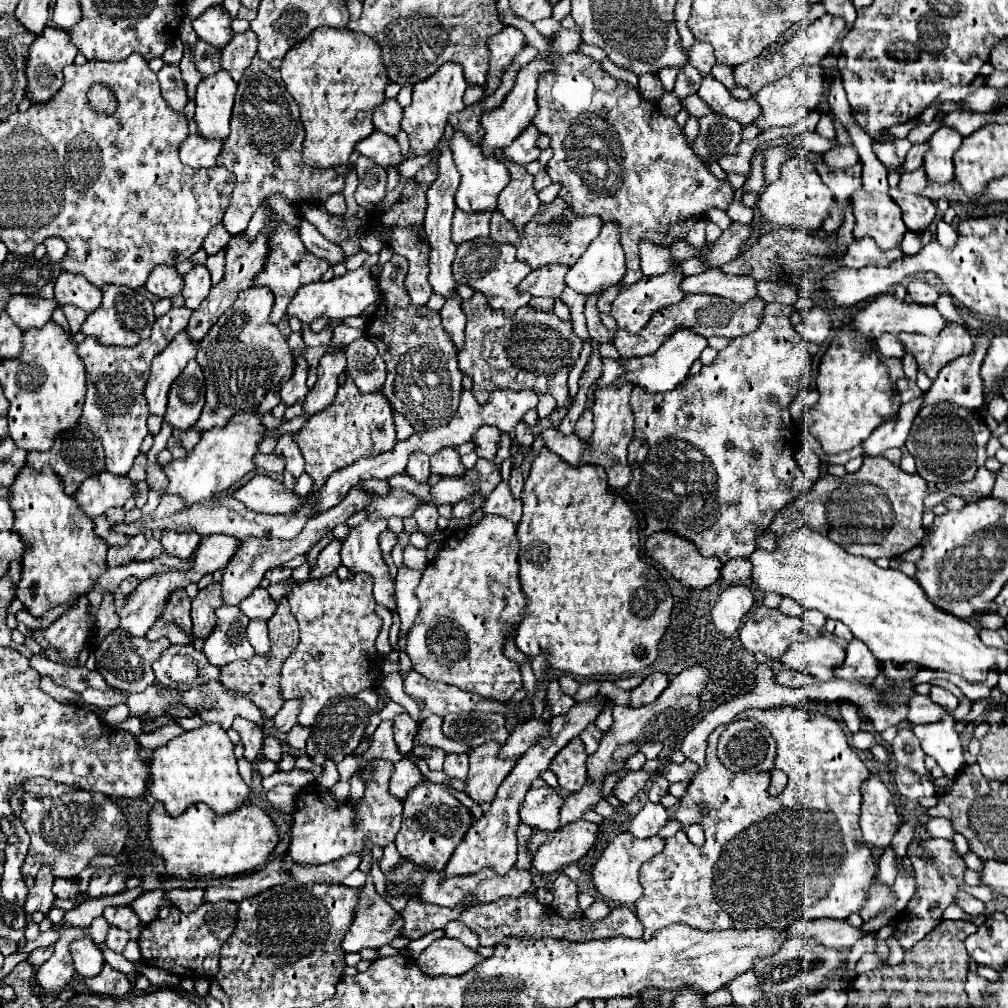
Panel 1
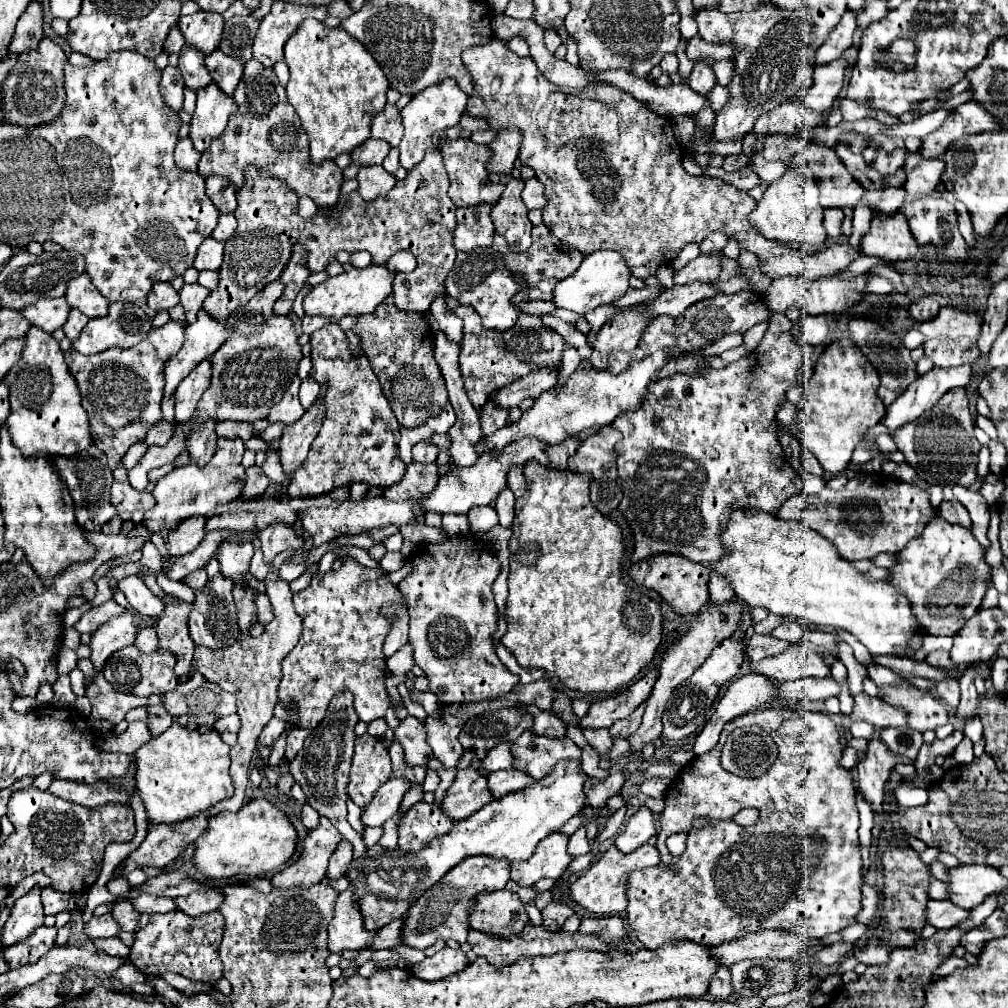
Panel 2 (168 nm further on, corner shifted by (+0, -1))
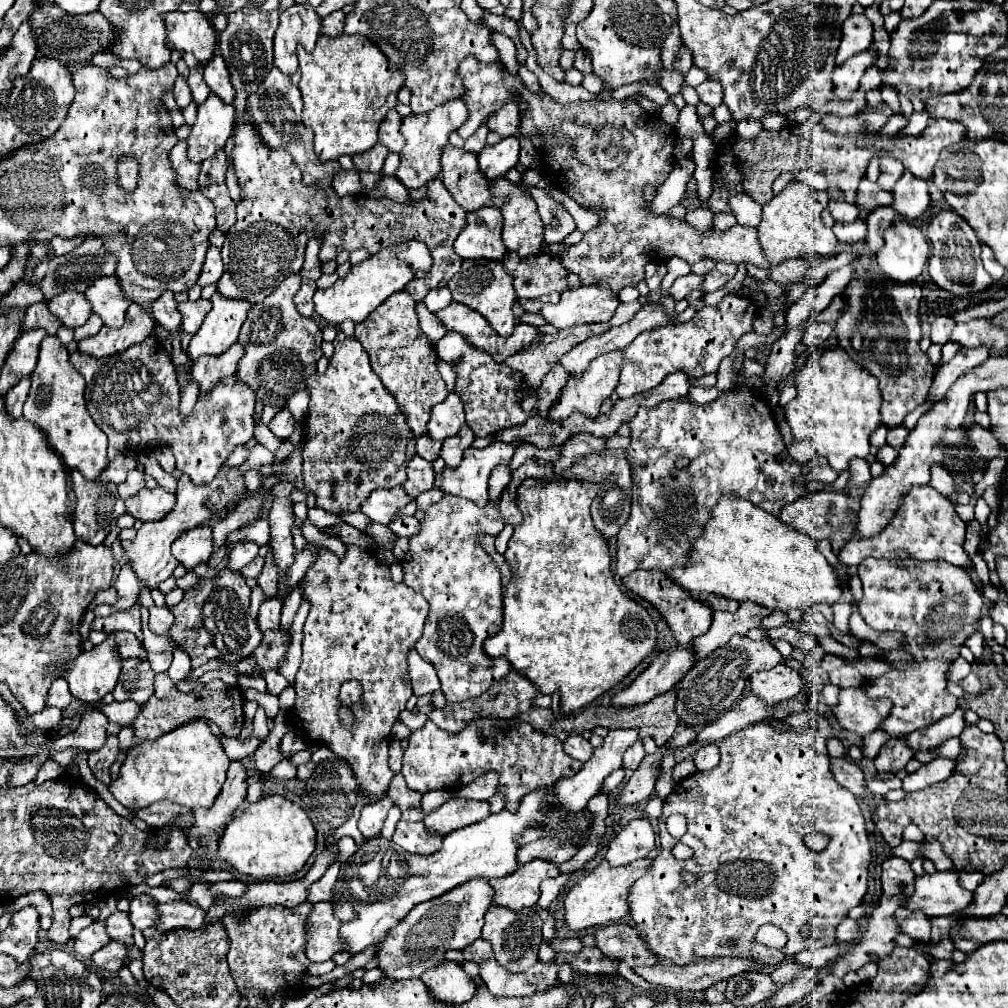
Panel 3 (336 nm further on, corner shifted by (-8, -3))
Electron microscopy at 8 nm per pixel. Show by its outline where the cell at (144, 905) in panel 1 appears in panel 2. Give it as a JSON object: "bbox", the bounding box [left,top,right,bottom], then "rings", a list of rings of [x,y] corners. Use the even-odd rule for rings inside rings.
{"bbox":[111,901,141,931],"rings":[[[119,901],[113,909],[111,909],[113,917],[119,921],[121,929],[125,931],[135,931],[139,925],[139,917],[141,913],[137,913],[137,909],[131,907],[131,901]]]}

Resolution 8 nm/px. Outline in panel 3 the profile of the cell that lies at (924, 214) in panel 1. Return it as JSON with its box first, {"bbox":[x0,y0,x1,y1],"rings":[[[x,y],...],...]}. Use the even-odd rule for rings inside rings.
{"bbox":[927,209,993,295],"rings":[[[941,209],[927,225],[927,239],[931,243],[929,275],[933,283],[953,295],[975,295],[993,285],[981,263],[981,243],[975,231],[951,209]]]}

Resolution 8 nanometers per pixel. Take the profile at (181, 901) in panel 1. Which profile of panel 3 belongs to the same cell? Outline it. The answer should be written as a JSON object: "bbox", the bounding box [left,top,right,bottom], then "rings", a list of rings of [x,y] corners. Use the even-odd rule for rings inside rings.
{"bbox":[129,895,157,931],"rings":[[[137,895],[131,899],[131,911],[129,911],[131,925],[139,931],[153,927],[157,921],[157,909],[153,905],[153,899],[149,895]]]}

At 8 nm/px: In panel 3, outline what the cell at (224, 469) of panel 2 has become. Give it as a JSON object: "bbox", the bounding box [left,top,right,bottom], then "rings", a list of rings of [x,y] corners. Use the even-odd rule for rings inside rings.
{"bbox":[121,469,245,589],"rings":[[[229,469],[229,471],[219,471],[217,479],[213,483],[207,485],[195,485],[187,475],[179,477],[179,485],[177,485],[177,505],[175,509],[163,517],[161,521],[153,521],[153,523],[143,523],[141,529],[137,531],[135,539],[131,541],[123,541],[121,547],[125,551],[125,561],[127,565],[135,571],[139,585],[147,587],[147,589],[155,589],[161,581],[169,579],[173,575],[173,569],[179,565],[179,561],[171,555],[171,543],[185,531],[207,523],[213,515],[227,511],[229,505],[233,505],[235,499],[239,499],[245,493],[245,485],[243,485],[243,475],[241,471]]]}

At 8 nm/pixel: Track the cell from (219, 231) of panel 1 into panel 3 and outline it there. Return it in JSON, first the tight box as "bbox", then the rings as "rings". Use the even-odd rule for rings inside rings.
{"bbox":[197,247,223,287],"rings":[[[209,247],[205,263],[201,267],[201,275],[197,285],[205,287],[205,285],[215,285],[223,275],[223,261],[221,261],[221,251],[217,247]]]}

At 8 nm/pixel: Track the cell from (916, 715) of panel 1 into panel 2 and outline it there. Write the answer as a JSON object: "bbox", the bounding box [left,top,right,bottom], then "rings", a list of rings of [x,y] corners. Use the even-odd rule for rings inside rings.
{"bbox":[851,693,909,729],"rings":[[[859,693],[855,697],[855,707],[853,707],[851,719],[869,721],[879,729],[901,727],[901,725],[907,725],[907,721],[909,721],[909,717],[905,717],[905,713],[901,713],[901,709],[885,703],[883,699],[869,697],[867,693]]]}

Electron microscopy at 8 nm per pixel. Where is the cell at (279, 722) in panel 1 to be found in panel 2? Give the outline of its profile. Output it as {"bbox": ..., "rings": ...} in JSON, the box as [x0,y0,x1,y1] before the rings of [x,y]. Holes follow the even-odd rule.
{"bbox":[259,717,285,747],"rings":[[[273,717],[273,719],[263,727],[263,731],[261,731],[261,735],[259,735],[259,743],[269,747],[283,731],[285,731],[285,723],[277,723],[277,717]]]}

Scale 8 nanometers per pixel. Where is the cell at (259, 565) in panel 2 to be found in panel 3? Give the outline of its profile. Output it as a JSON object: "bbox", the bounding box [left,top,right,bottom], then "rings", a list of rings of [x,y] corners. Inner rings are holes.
{"bbox":[239,557,263,579],"rings":[[[255,557],[251,563],[245,565],[245,569],[241,569],[239,573],[245,577],[245,579],[257,579],[259,573],[261,573],[261,567],[263,567],[263,557]]]}

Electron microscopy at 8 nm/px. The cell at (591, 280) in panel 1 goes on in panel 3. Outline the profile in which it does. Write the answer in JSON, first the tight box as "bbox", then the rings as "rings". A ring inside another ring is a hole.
{"bbox":[539,285,617,329],"rings":[[[589,285],[565,291],[557,305],[543,305],[539,313],[555,329],[569,329],[583,323],[607,323],[617,307],[617,293]]]}

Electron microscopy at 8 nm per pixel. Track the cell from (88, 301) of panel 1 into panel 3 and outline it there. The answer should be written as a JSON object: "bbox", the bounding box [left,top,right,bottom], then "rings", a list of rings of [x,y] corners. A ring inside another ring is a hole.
{"bbox":[85,275,131,327],"rings":[[[117,275],[95,279],[95,283],[85,291],[85,295],[93,305],[93,313],[97,313],[107,327],[123,325],[125,311],[131,301],[125,299],[125,291],[121,291]]]}

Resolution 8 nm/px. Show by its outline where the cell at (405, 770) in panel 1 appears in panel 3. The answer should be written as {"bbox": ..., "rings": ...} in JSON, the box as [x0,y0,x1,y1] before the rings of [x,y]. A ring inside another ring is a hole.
{"bbox":[359,797,393,839],"rings":[[[383,797],[383,799],[377,799],[375,803],[369,803],[361,809],[361,817],[359,817],[359,831],[365,839],[373,839],[379,835],[383,823],[385,823],[385,817],[387,817],[387,811],[391,809],[393,801],[389,797]]]}

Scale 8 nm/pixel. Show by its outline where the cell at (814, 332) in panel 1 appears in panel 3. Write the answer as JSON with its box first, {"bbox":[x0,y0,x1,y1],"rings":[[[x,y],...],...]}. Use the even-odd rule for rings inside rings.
{"bbox":[803,321,832,348],"rings":[[[808,321],[803,335],[803,343],[807,347],[817,348],[822,345],[832,334],[832,329],[826,323],[812,323]]]}

